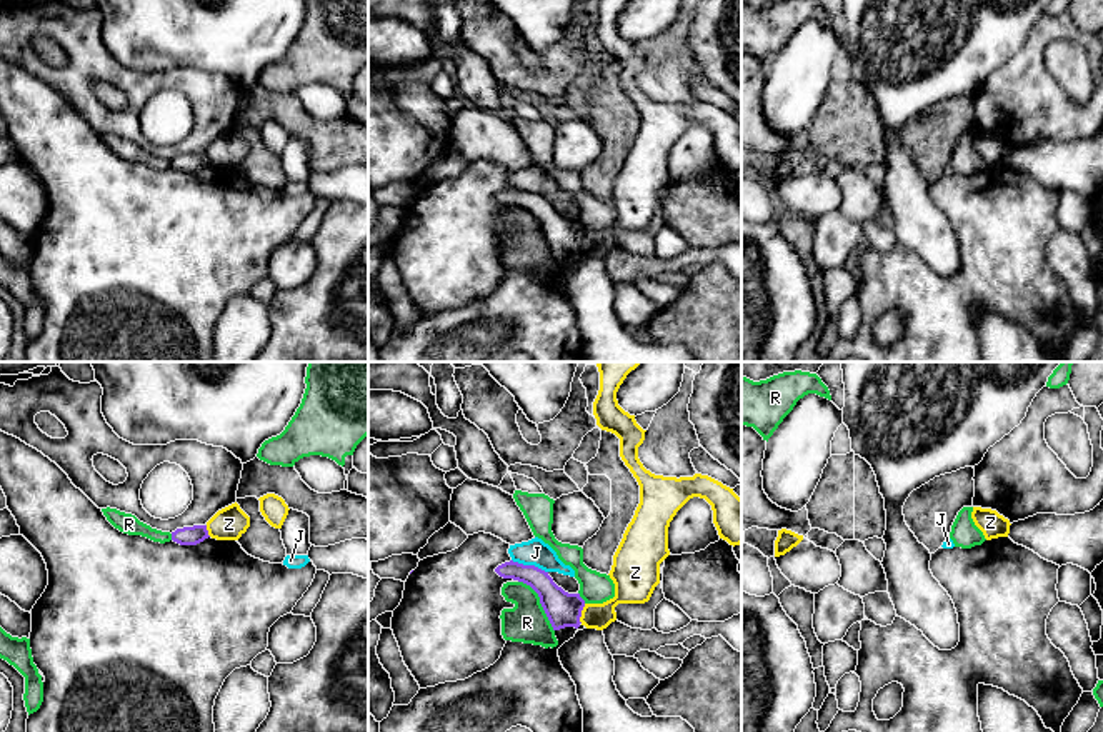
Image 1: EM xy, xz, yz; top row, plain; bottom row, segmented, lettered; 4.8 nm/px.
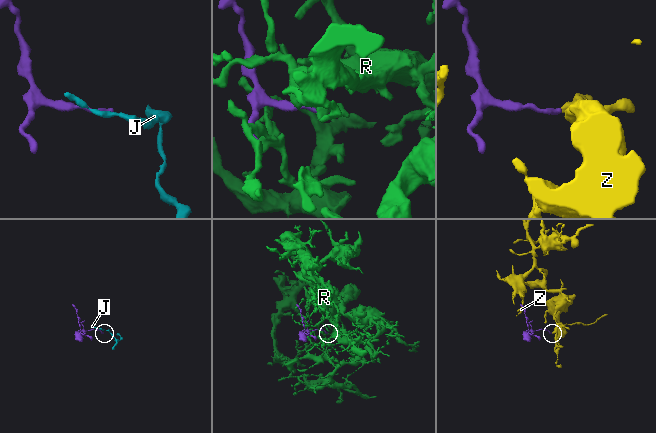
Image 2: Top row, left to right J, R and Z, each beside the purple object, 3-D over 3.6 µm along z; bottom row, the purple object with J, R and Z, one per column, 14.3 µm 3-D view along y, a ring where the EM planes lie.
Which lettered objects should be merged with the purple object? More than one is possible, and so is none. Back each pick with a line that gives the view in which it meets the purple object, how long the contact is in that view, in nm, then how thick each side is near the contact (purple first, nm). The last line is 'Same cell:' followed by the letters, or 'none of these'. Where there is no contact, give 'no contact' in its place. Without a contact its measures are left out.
Same cell: none of these

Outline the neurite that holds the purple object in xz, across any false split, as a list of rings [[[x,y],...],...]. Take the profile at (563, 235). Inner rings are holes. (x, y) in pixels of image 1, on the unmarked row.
[[[513,187],[498,192],[495,198],[503,205],[513,205],[530,212],[538,220],[540,230],[553,257],[580,253],[585,227],[580,220],[568,220],[558,213],[548,198],[535,192],[523,192]]]

